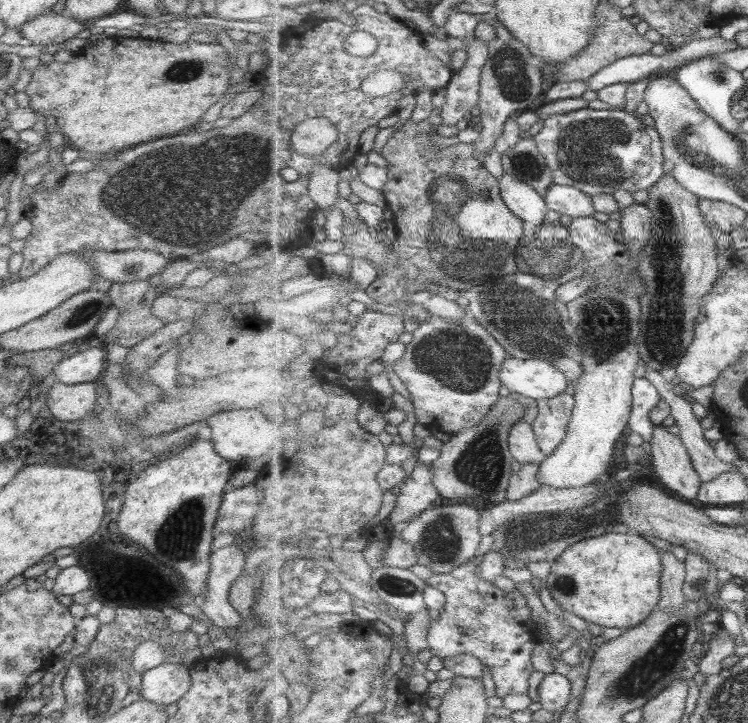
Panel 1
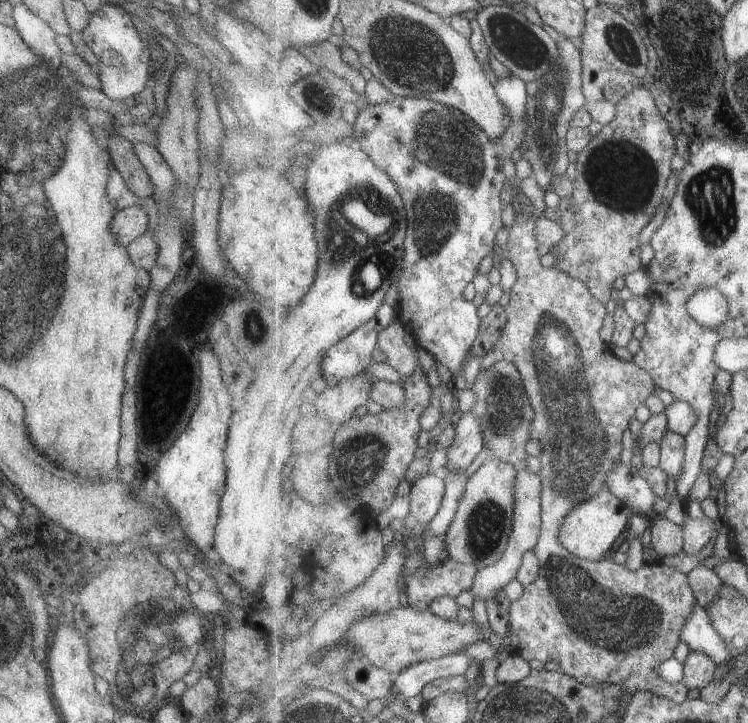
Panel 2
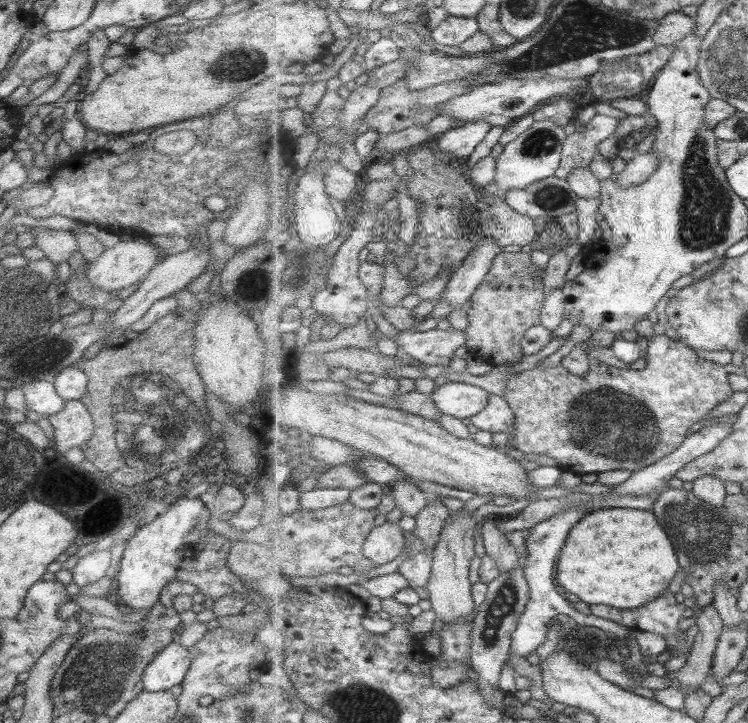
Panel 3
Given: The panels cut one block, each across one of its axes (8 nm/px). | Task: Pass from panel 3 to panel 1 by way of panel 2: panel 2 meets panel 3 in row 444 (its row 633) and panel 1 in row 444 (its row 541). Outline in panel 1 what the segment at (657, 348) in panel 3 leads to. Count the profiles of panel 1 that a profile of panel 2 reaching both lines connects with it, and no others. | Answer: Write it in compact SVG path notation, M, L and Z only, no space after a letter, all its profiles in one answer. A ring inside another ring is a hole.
M562 392L559 396L538 401L538 405L541 412L532 425L539 441L539 447L548 457L555 453L555 449L559 448L568 435L575 397Z

